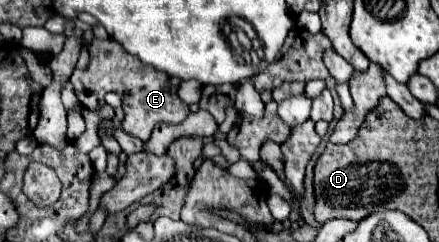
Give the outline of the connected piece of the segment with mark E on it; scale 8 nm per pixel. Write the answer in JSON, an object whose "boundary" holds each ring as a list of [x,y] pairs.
{"boundary":[[[96,38],[90,44],[90,64],[86,70],[74,70],[72,84],[74,84],[80,104],[90,110],[98,110],[100,106],[104,106],[106,92],[118,92],[118,94],[128,92],[130,98],[126,98],[122,104],[122,110],[124,110],[122,128],[126,134],[136,136],[142,142],[148,142],[156,124],[160,124],[160,122],[180,124],[190,114],[188,104],[180,100],[180,96],[176,94],[178,88],[170,84],[168,74],[162,74],[162,72],[154,70],[152,66],[144,66],[142,62],[138,62],[138,58],[134,58],[132,54],[122,50],[122,46],[118,42],[114,42],[112,38],[108,38],[108,40]]]}

